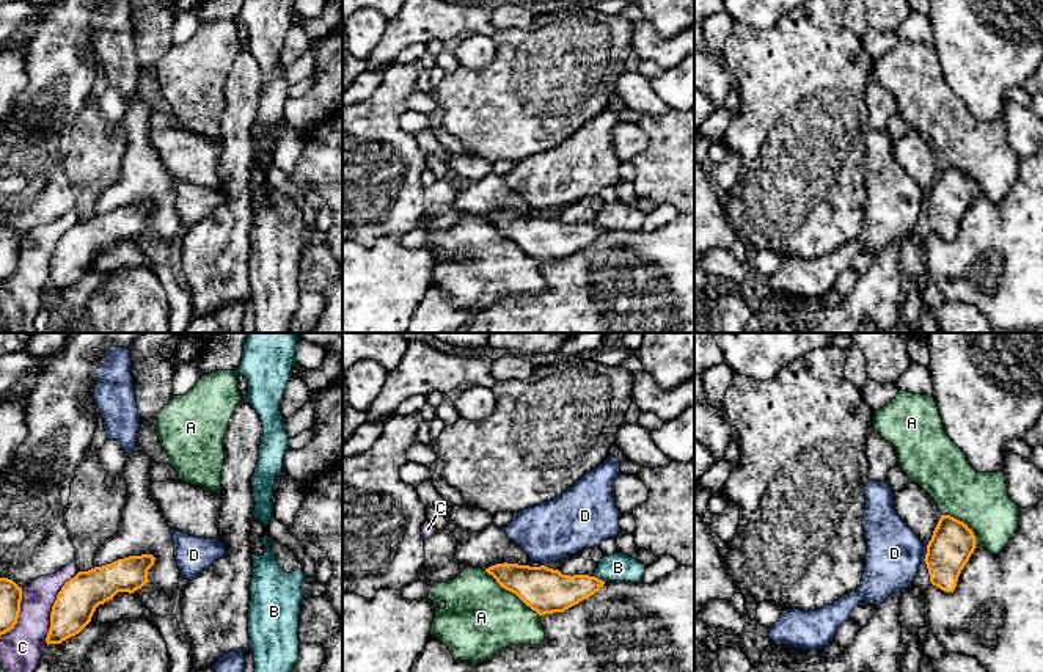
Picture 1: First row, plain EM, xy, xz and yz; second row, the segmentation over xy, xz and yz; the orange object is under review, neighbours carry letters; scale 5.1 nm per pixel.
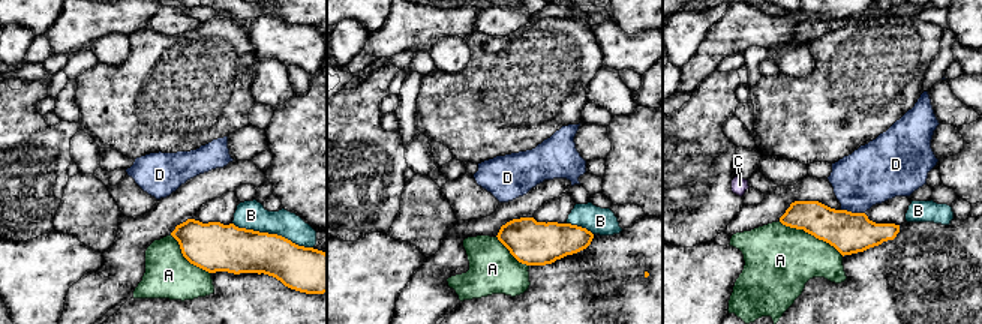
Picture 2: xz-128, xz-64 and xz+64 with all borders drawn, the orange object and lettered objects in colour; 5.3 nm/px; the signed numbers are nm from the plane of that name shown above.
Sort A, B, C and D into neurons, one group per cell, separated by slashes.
A / B / C / D

